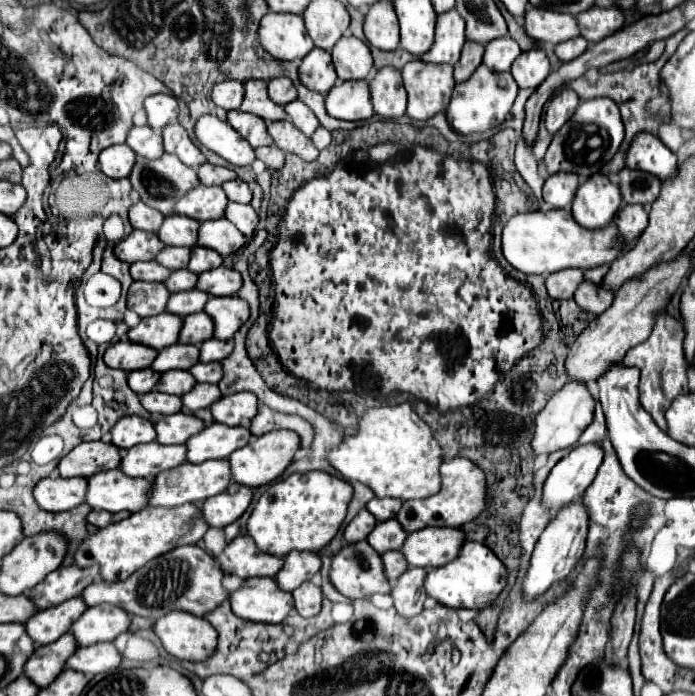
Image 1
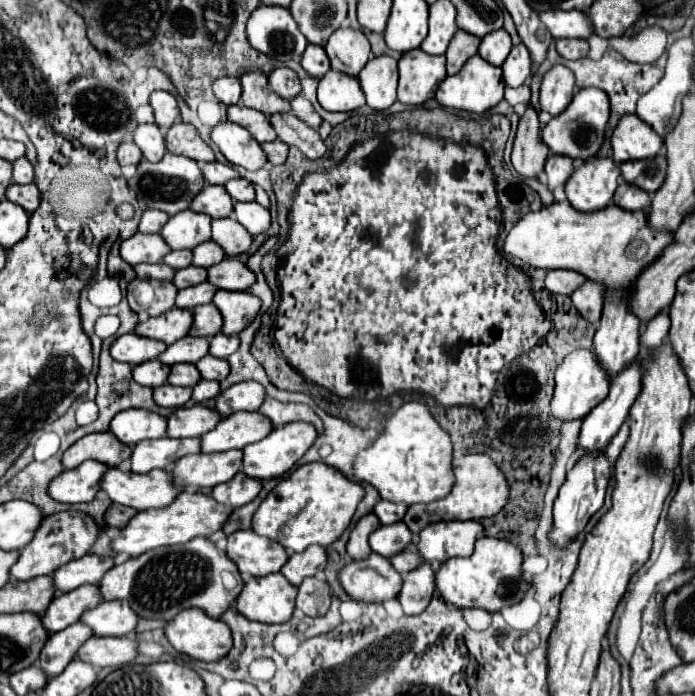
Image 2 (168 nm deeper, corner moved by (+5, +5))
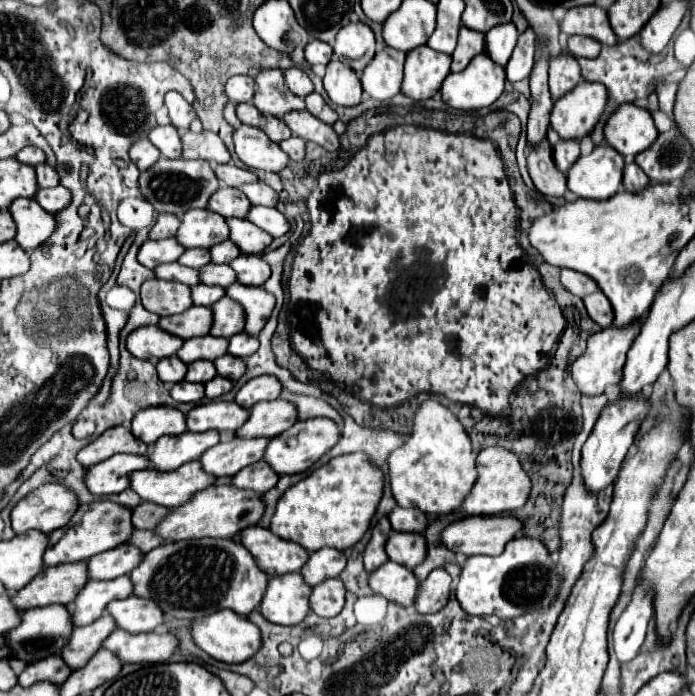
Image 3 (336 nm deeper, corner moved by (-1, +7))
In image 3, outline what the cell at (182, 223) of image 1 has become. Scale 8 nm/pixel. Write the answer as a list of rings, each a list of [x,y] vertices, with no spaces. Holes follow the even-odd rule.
[[[192,209],[182,215],[176,239],[184,247],[212,247],[228,239],[228,225],[222,215],[208,209]]]

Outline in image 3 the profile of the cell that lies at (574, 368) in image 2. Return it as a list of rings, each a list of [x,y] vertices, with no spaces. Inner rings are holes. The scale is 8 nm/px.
[[[606,327],[606,329],[600,329],[598,333],[594,333],[588,339],[588,349],[584,351],[584,355],[580,355],[570,365],[570,375],[572,375],[578,391],[584,397],[602,395],[608,385],[620,383],[622,367],[626,363],[626,353],[628,353],[628,347],[632,345],[632,339],[636,337],[636,331],[638,331],[638,327],[626,327],[624,331],[616,331],[614,327]]]

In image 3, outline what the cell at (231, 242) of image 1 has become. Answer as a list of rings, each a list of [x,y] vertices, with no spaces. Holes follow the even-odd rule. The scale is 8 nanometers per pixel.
[[[226,219],[226,223],[230,227],[230,241],[242,253],[260,255],[260,251],[264,251],[272,241],[272,237],[266,231],[262,231],[248,219]]]

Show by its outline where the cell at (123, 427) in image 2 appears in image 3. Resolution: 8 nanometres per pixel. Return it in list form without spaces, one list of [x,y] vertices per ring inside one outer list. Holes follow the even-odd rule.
[[[146,407],[132,419],[132,435],[144,443],[154,443],[162,435],[180,435],[186,431],[184,415],[172,407]]]

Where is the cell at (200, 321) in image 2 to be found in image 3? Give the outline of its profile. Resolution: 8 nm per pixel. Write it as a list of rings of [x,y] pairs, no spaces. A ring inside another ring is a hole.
[[[226,295],[212,305],[212,313],[214,313],[214,323],[212,323],[210,335],[230,339],[232,335],[236,335],[244,329],[242,307],[236,301],[228,299]]]

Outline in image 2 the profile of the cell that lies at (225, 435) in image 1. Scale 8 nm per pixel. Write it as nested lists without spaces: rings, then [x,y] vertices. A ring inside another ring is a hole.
[[[258,411],[234,413],[222,419],[212,431],[200,437],[202,453],[218,453],[230,449],[244,449],[246,445],[260,441],[270,433],[272,421]]]

